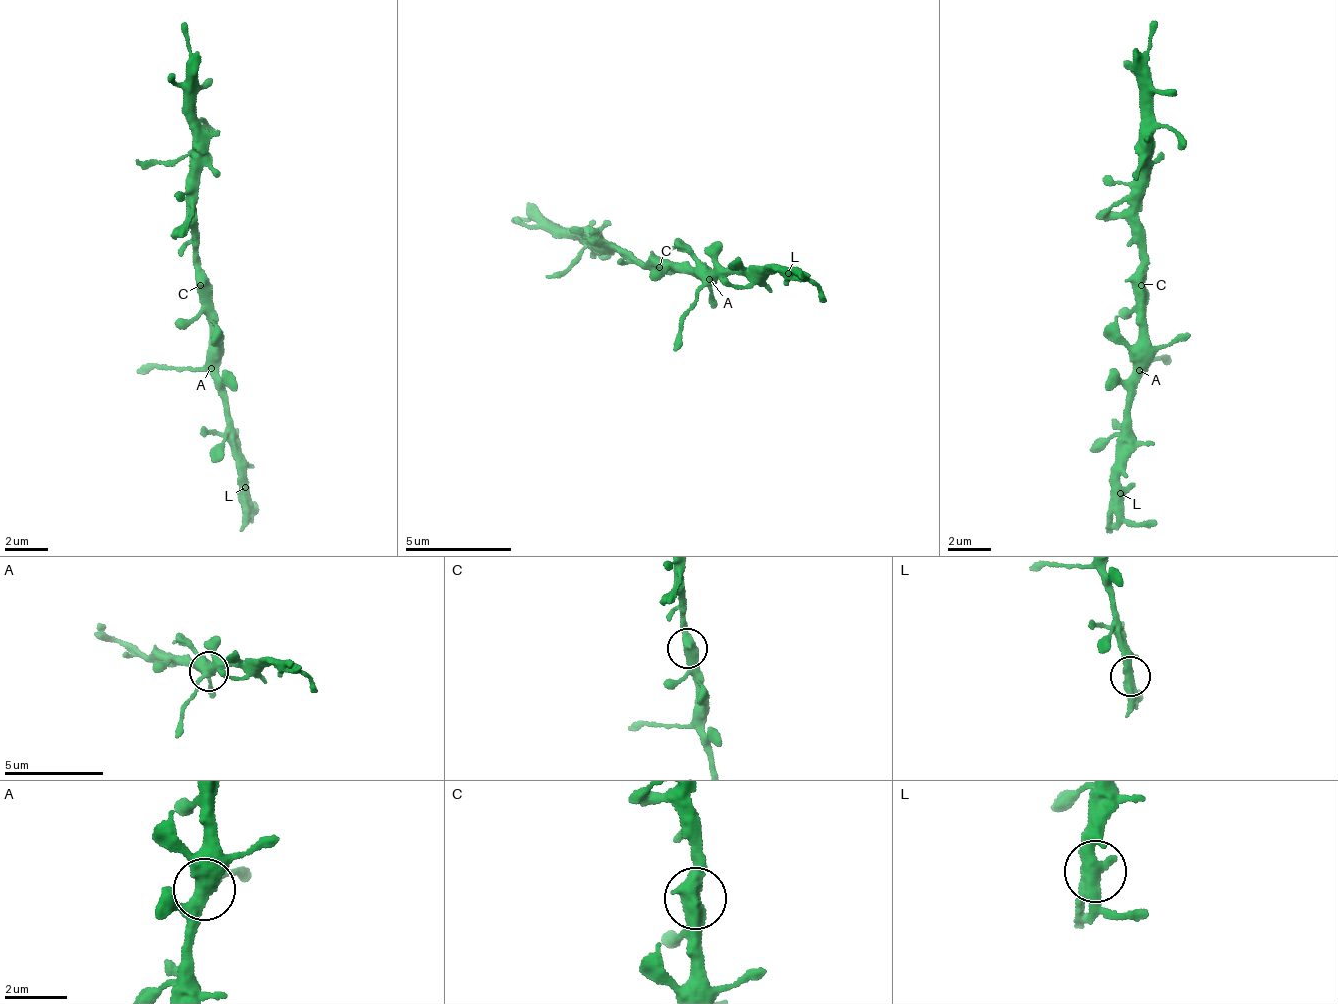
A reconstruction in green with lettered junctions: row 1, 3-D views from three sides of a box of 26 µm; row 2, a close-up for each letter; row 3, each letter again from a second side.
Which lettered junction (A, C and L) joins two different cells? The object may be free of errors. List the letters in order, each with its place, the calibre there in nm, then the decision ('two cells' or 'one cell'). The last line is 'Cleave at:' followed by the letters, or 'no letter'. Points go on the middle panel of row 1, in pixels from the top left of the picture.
A: (709, 279) | 440 nm | one cell
C: (659, 267) | 500 nm | one cell
L: (788, 273) | 480 nm | one cell
Cleave at: no letter

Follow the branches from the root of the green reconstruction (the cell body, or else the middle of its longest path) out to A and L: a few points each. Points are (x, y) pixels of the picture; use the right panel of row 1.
A: (1140, 285), (1137, 371)
L: (1140, 285), (1137, 376), (1129, 412), (1129, 447), (1122, 466), (1120, 493)

